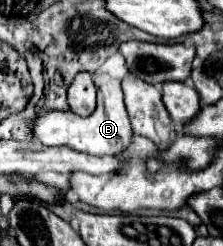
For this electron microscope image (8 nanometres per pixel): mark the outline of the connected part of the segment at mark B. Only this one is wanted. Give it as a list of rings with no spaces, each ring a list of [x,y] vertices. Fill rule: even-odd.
[[[96,75],[98,85],[98,105],[92,115],[78,117],[70,111],[50,111],[42,113],[34,121],[34,135],[44,145],[66,145],[74,151],[88,153],[88,155],[118,155],[132,143],[132,125],[128,119],[128,111],[124,105],[124,93],[120,87],[120,81],[110,75]]]

